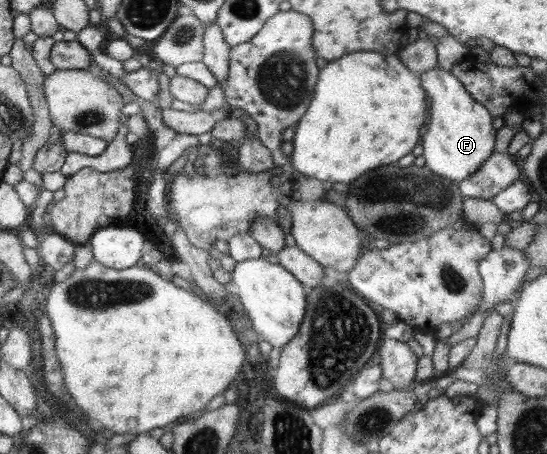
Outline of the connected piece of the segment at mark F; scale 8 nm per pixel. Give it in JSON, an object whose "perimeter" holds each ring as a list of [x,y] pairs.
{"perimeter":[[[438,63],[430,72],[418,75],[422,89],[426,93],[427,108],[430,113],[428,130],[422,139],[425,166],[434,174],[450,182],[459,183],[478,169],[494,153],[497,131],[492,126],[493,115],[466,92],[462,82],[451,72],[444,71]]]}

